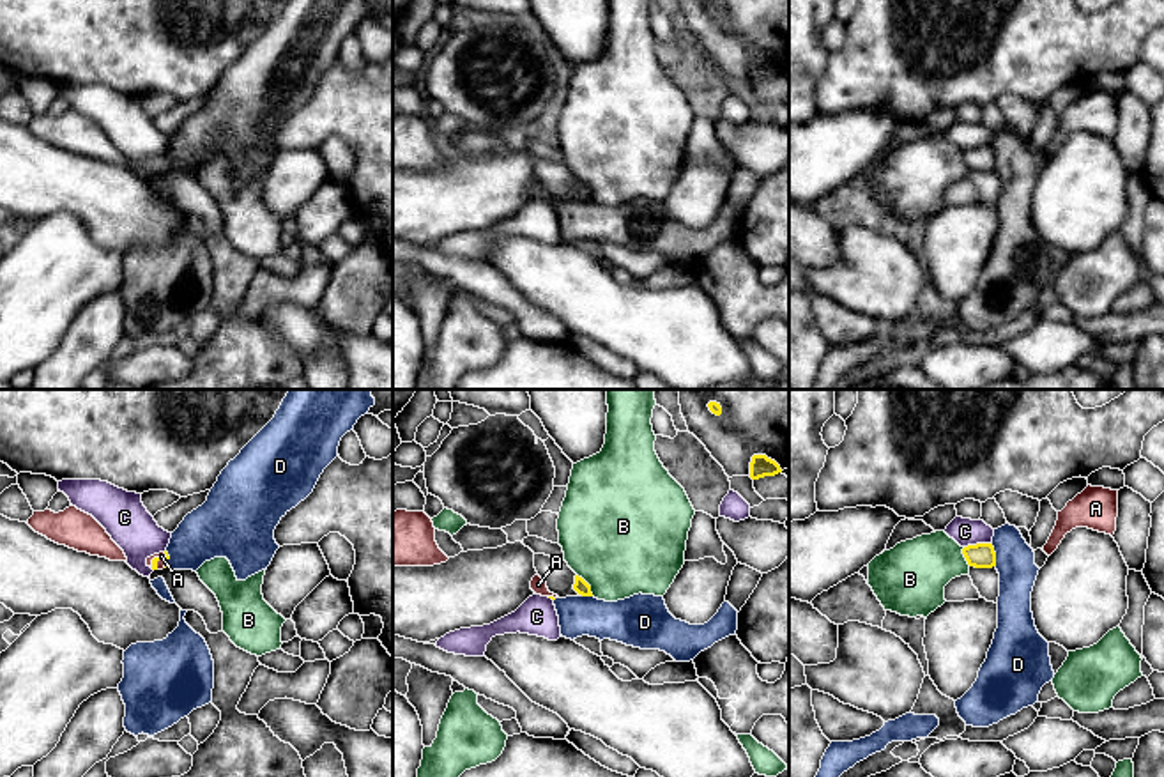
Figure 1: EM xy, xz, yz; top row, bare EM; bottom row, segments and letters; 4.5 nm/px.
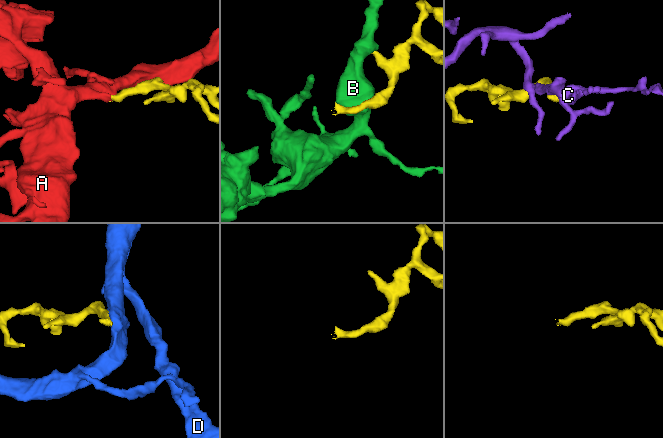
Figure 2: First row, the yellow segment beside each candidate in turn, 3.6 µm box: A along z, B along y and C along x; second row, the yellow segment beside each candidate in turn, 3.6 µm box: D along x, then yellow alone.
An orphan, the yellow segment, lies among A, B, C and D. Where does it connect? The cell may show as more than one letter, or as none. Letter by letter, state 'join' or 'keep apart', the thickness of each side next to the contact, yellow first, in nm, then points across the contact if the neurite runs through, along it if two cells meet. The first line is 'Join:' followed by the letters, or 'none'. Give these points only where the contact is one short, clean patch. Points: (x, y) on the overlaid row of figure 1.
Join: A
A: join | 30/40 nm | across xy (154, 561), (156, 563), (161, 556)
B: keep apart | 70/480 nm
C: keep apart | 110/120 nm
D: keep apart | 110/180 nm

